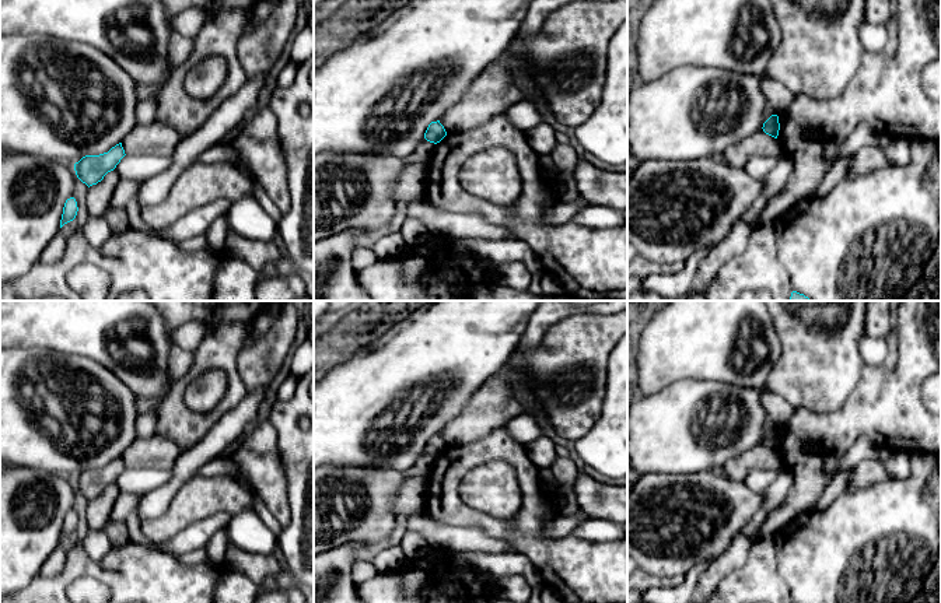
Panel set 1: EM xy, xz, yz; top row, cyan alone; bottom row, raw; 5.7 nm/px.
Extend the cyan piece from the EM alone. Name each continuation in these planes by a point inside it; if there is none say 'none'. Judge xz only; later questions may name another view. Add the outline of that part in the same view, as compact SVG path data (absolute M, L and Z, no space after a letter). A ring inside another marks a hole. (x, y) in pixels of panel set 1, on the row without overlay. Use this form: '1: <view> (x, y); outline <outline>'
none

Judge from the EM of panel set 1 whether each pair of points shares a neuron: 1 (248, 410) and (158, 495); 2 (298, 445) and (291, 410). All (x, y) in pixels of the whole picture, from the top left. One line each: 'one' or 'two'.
1: one
2: one

